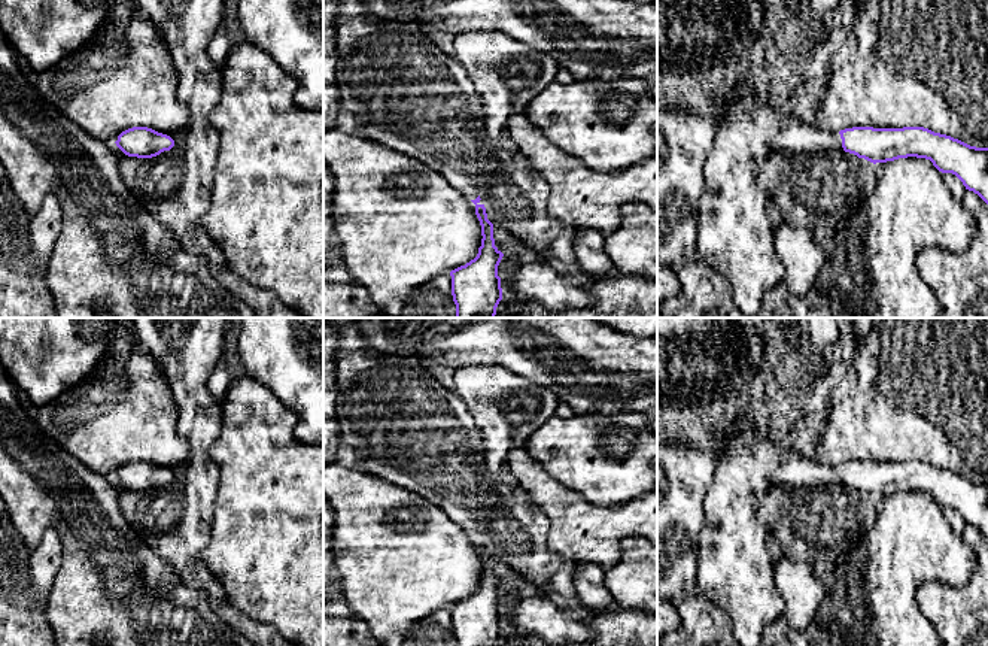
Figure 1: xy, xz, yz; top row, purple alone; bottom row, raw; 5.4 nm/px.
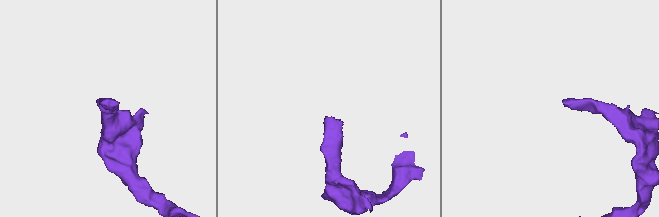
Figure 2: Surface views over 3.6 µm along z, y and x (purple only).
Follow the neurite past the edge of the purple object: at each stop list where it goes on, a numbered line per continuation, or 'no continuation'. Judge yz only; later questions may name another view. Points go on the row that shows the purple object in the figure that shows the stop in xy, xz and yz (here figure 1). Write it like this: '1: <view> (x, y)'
1: yz (733, 234)

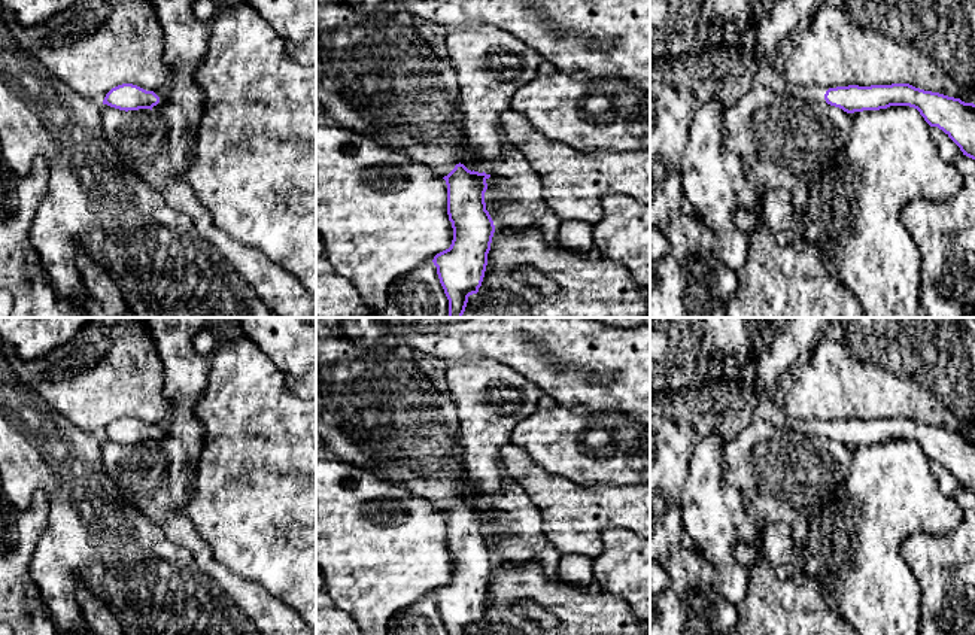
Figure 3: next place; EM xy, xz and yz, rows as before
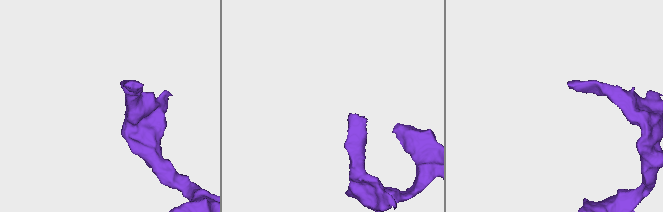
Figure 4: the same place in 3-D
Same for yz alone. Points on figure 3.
1: yz (816, 94)

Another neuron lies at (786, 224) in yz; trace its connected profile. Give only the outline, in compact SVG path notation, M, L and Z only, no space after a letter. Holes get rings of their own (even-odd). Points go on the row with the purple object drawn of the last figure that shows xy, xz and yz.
M789 191L762 194L760 210L778 244L787 246L804 236L804 213L795 210Z

